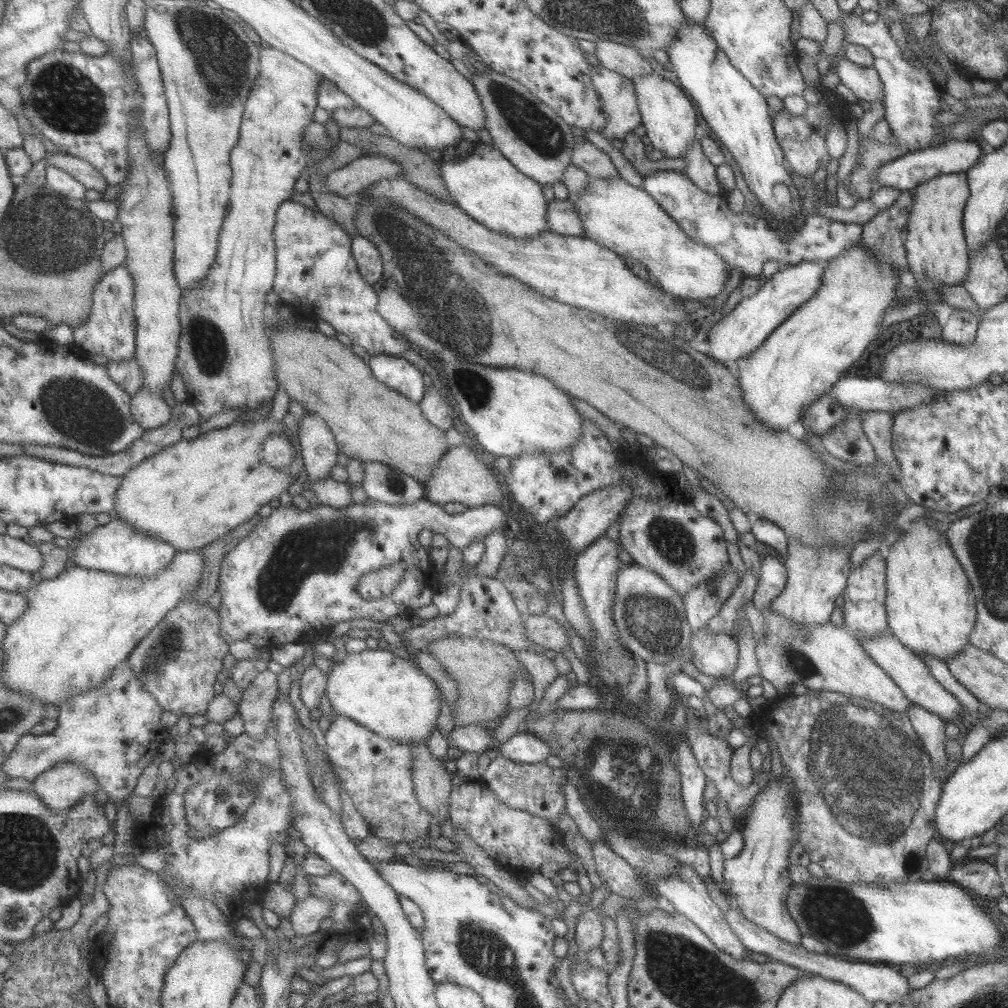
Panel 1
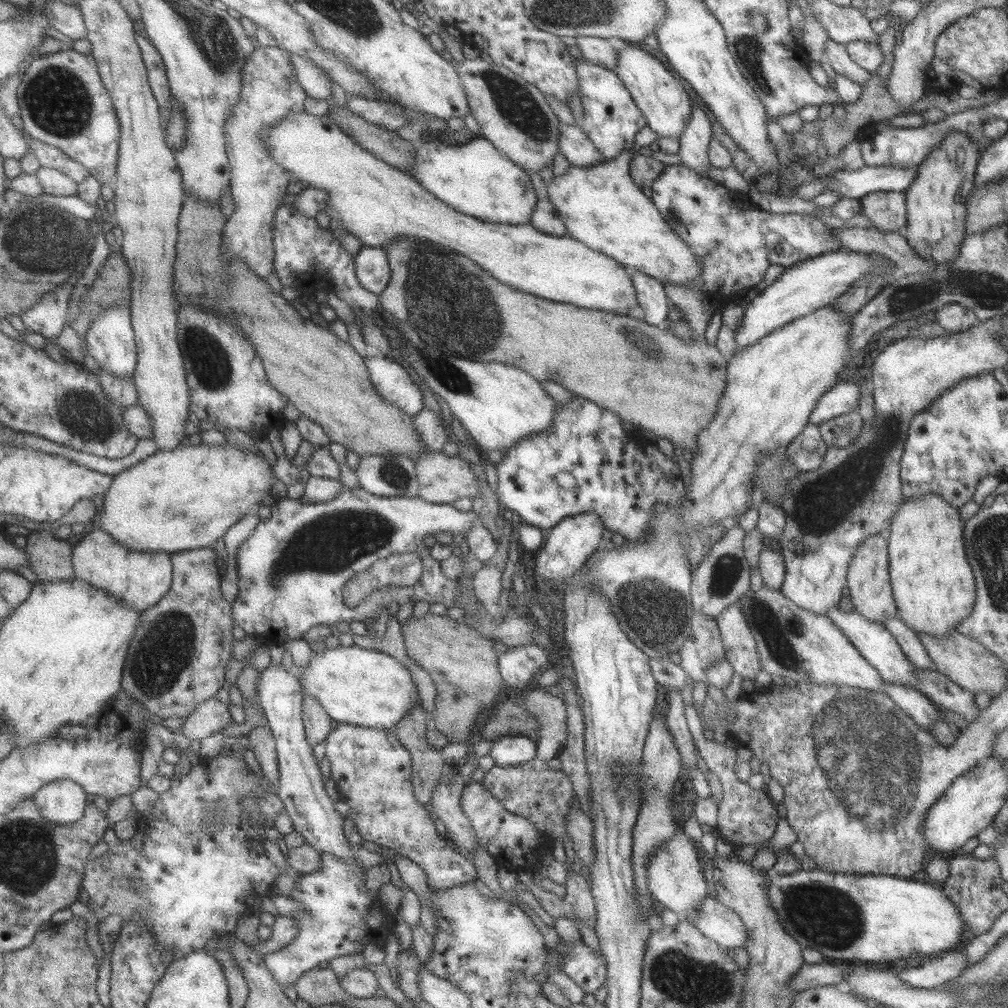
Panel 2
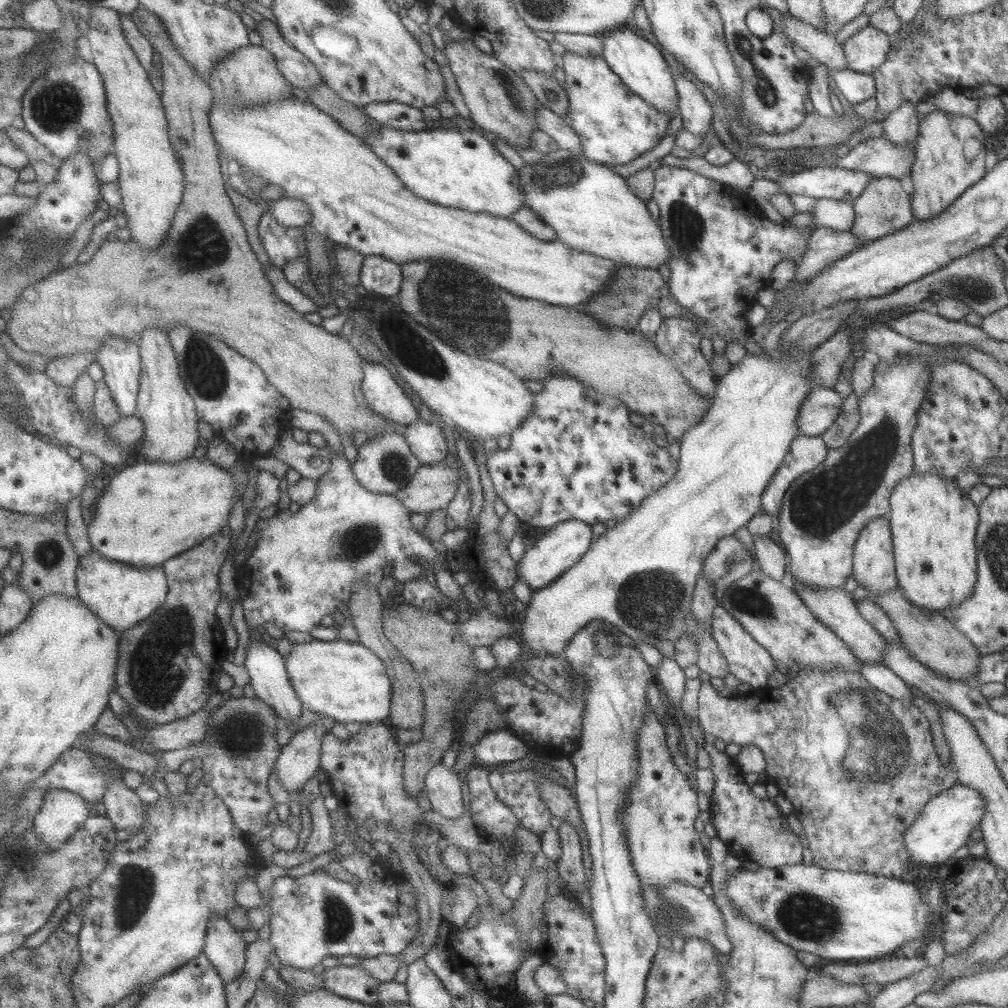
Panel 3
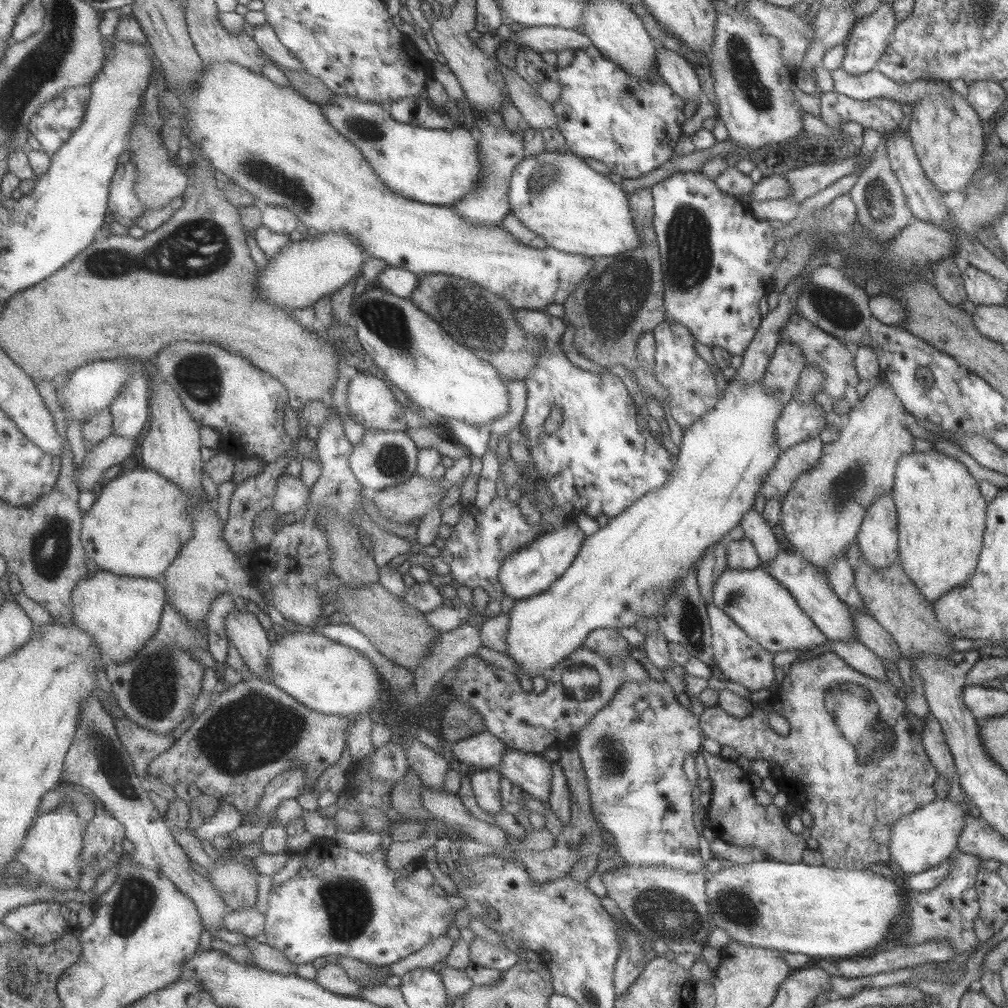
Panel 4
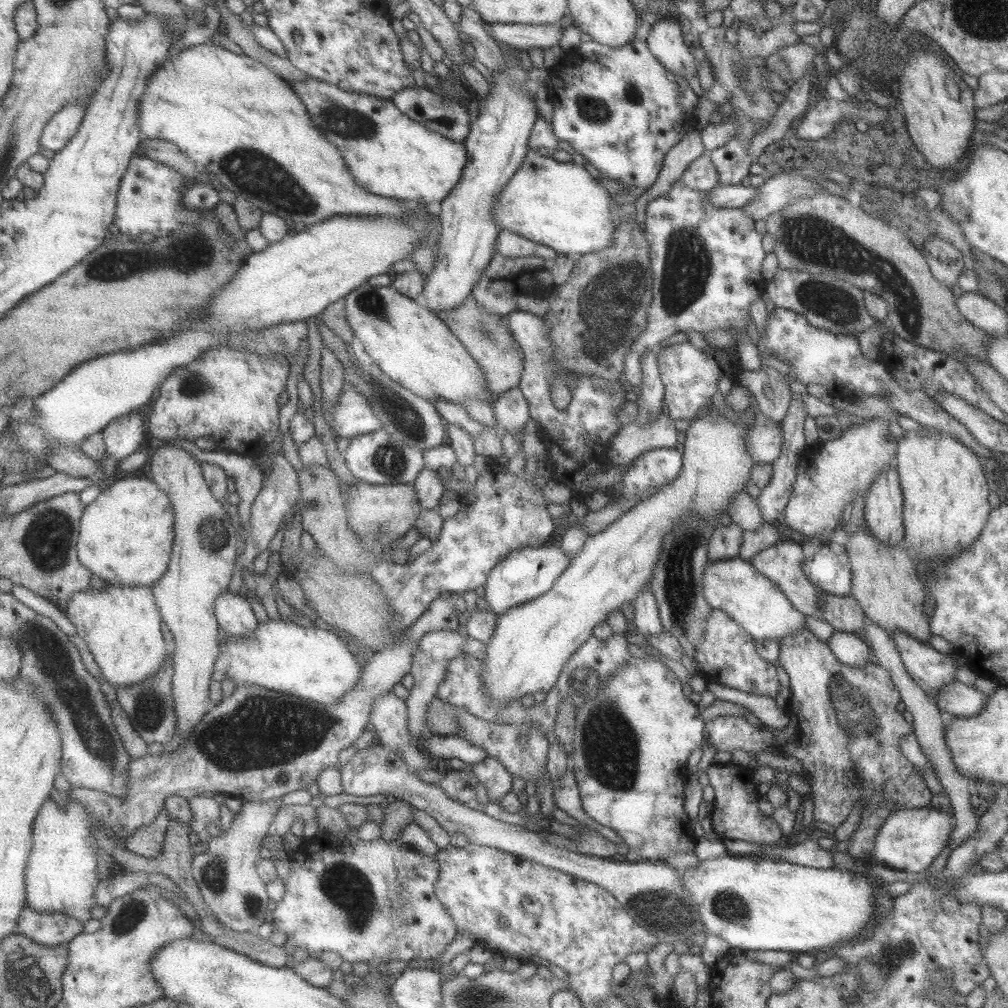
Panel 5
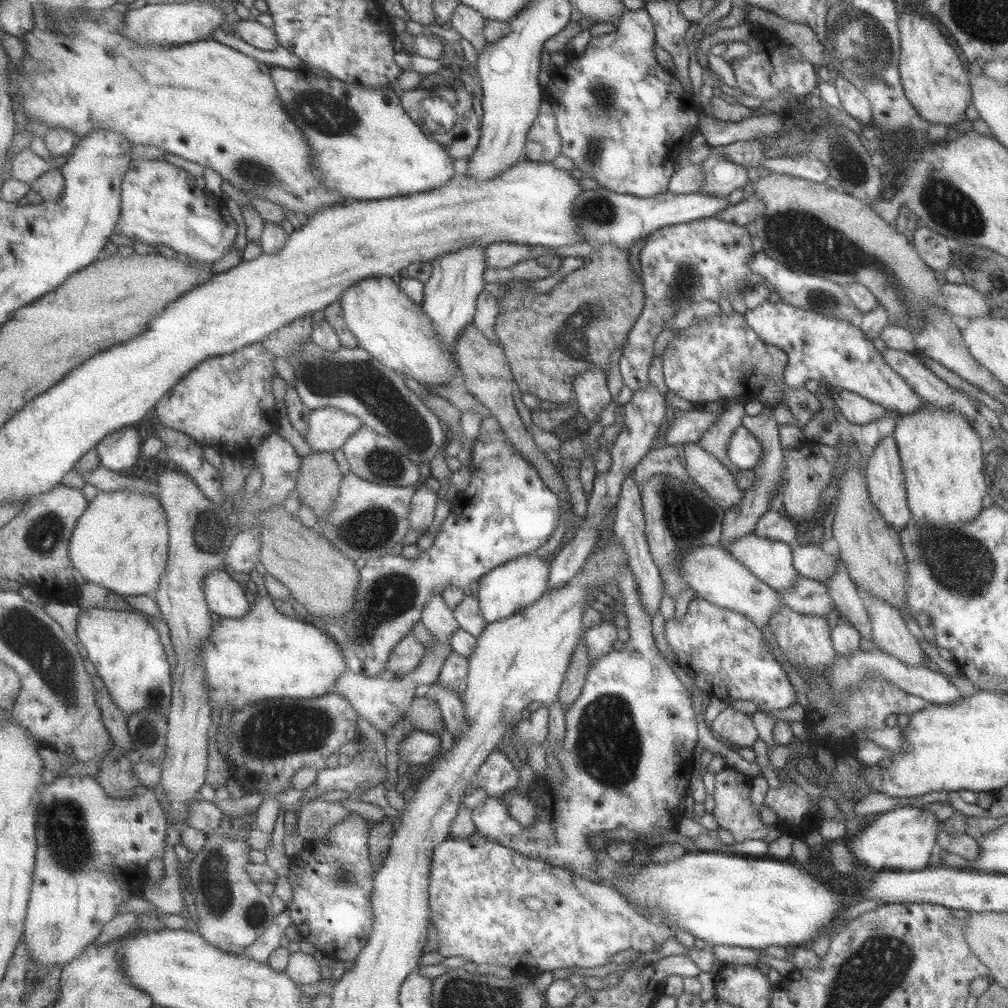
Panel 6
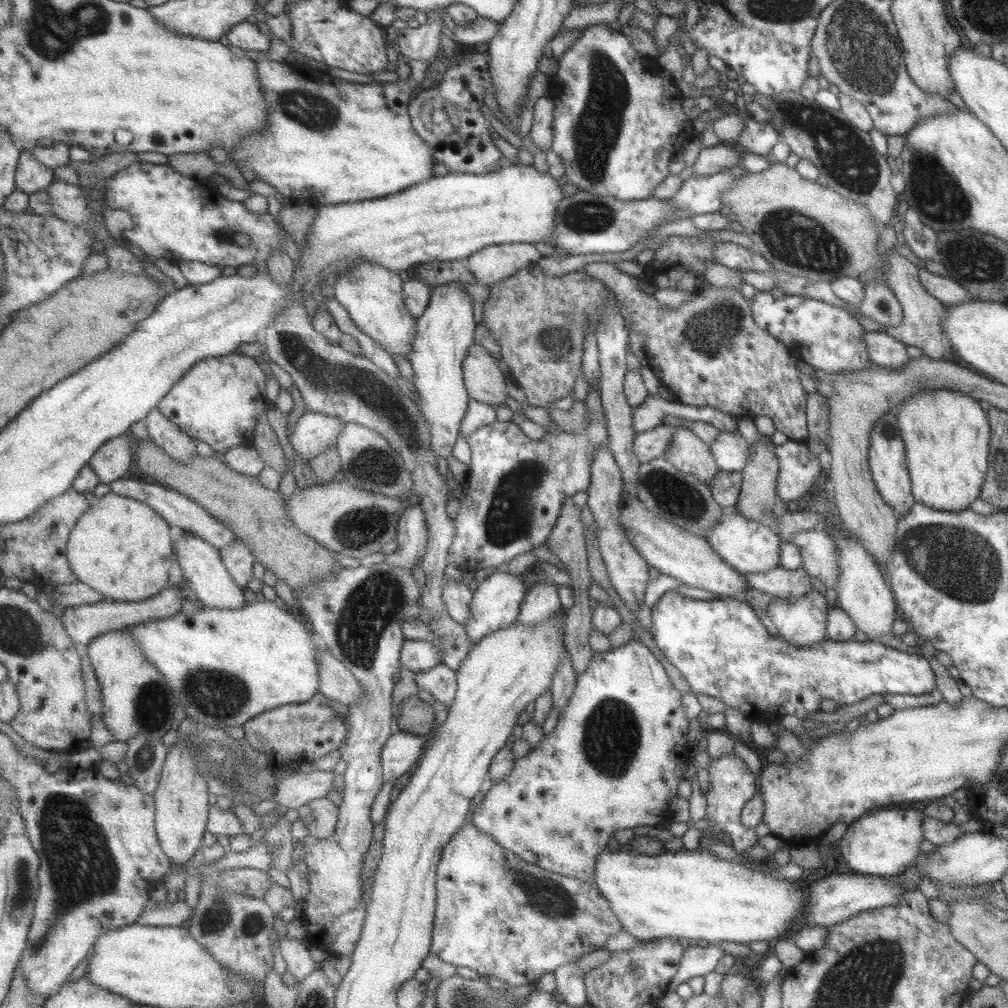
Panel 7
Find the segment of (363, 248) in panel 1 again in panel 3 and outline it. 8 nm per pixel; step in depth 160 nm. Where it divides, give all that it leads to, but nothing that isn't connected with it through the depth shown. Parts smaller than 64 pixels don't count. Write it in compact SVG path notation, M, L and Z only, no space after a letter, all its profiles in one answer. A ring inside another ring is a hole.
M367 255L359 286L383 296L397 296L403 284L402 265L383 255Z

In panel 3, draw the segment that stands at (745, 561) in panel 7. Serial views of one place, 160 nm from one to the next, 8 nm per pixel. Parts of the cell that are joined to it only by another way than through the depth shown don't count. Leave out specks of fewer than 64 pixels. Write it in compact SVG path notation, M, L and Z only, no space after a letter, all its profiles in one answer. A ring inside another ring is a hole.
M784 574L782 581L795 591L802 604L819 619L819 622L832 630L851 649L859 662L882 662L886 640L859 614L852 594L845 591L843 585L837 588L807 588L806 584L800 584L790 574Z

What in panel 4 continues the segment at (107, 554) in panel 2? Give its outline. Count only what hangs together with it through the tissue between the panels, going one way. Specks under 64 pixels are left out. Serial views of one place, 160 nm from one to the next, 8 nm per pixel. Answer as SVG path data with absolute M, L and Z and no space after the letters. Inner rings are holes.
M99 569L75 587L74 620L98 642L106 663L127 662L158 631L168 602L166 594L162 579L123 576Z

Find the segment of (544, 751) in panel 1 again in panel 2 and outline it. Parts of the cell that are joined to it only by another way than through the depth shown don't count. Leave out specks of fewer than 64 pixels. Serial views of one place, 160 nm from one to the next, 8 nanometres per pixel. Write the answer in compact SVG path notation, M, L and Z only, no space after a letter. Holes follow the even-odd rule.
M509 734L497 739L489 755L495 764L511 766L533 760L537 753L538 742L526 736Z

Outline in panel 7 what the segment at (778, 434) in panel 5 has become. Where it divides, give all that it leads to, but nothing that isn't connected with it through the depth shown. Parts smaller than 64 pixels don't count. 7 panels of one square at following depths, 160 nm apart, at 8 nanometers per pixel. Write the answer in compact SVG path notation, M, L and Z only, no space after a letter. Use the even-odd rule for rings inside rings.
M738 429L720 431L713 444L708 445L709 452L719 470L739 472L747 463L749 444Z

